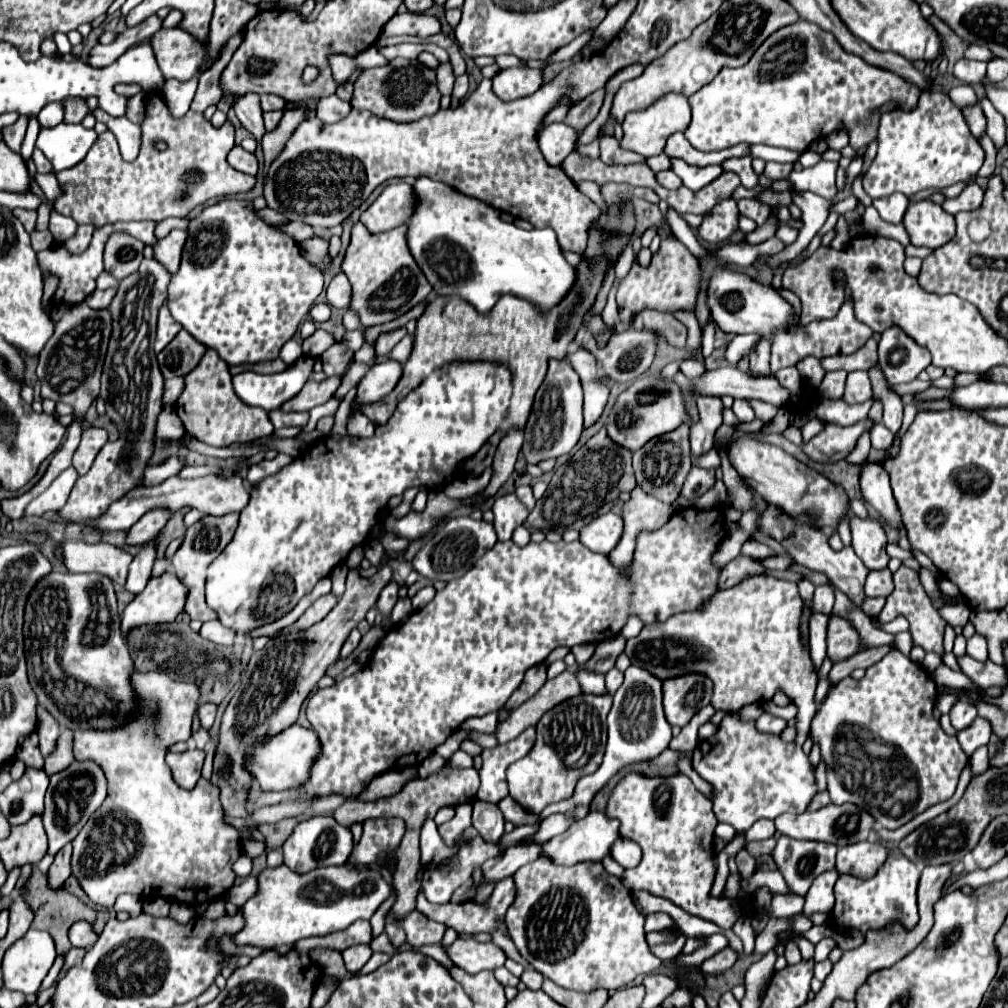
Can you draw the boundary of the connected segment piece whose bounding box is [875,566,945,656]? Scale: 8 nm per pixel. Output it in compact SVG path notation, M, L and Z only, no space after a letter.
M901 566L895 574L893 574L893 582L895 582L895 590L887 596L887 604L885 608L875 616L875 620L879 624L887 624L891 620L895 620L899 614L903 614L909 624L911 624L911 636L913 636L913 644L919 644L921 648L925 648L927 652L935 650L939 656L943 654L943 628L945 628L945 620L939 616L939 612L931 606L931 600L927 596L927 592L923 590L921 582L919 582L919 574L907 566Z

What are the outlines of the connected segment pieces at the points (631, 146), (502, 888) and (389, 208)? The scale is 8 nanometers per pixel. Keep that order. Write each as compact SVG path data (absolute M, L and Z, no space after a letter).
M669 92L663 98L655 100L647 110L637 110L637 112L631 112L625 116L625 122L623 122L625 136L621 140L621 146L625 150L633 150L633 152L641 154L643 158L651 158L651 156L663 152L665 140L671 134L685 132L689 122L691 122L691 108L689 108L687 96L679 94L679 92Z
M507 878L507 880L501 880L495 884L493 888L493 894L485 900L485 902L465 902L465 904L443 904L443 906L433 906L429 902L422 892L416 900L416 909L427 916L431 916L431 920L439 920L441 924L447 924L449 928L453 928L457 934L479 934L479 932L495 932L499 922L503 920L507 908L513 904L515 900L515 884L513 884L513 878Z
M397 182L381 192L381 196L361 214L359 222L363 222L369 232L379 234L401 226L411 216L413 206L415 194L411 186L405 182Z

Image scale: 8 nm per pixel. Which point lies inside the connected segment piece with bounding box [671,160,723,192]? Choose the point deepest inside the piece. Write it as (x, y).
(693, 177)

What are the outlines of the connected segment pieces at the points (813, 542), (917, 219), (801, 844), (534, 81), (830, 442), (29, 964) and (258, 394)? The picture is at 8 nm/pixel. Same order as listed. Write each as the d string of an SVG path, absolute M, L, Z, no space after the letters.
M801 526L795 536L791 536L789 540L783 540L781 544L787 548L787 554L797 564L801 564L801 566L805 566L809 570L815 570L815 572L823 572L827 578L831 578L835 588L839 588L843 594L849 596L849 600L855 606L863 604L863 600L865 600L863 580L865 580L867 570L865 570L865 564L859 560L859 556L855 554L853 548L845 548L841 552L835 552L835 550L829 548L827 536L823 534L823 530L813 530L813 528L807 528L807 526Z
M929 200L911 202L905 212L903 226L913 246L925 246L931 250L947 244L947 240L955 236L953 216Z
M781 836L771 852L787 886L799 896L807 894L819 874L835 868L835 854L835 844L791 840L787 836Z
M515 66L515 68L499 70L499 74L493 80L493 92L505 102L525 98L541 88L543 68L545 66L541 66L537 70L529 70L523 66Z
M869 418L855 422L853 426L825 424L825 428L805 444L805 454L815 462L839 462L857 444L863 432L869 432L873 422Z
M29 930L3 956L3 982L7 990L35 994L55 962L55 944L47 932Z
M301 356L291 368L281 374L257 374L257 372L241 372L233 376L235 394L249 406L259 406L263 410L275 410L283 402L291 400L299 394L303 384L309 380L313 370L313 358Z

